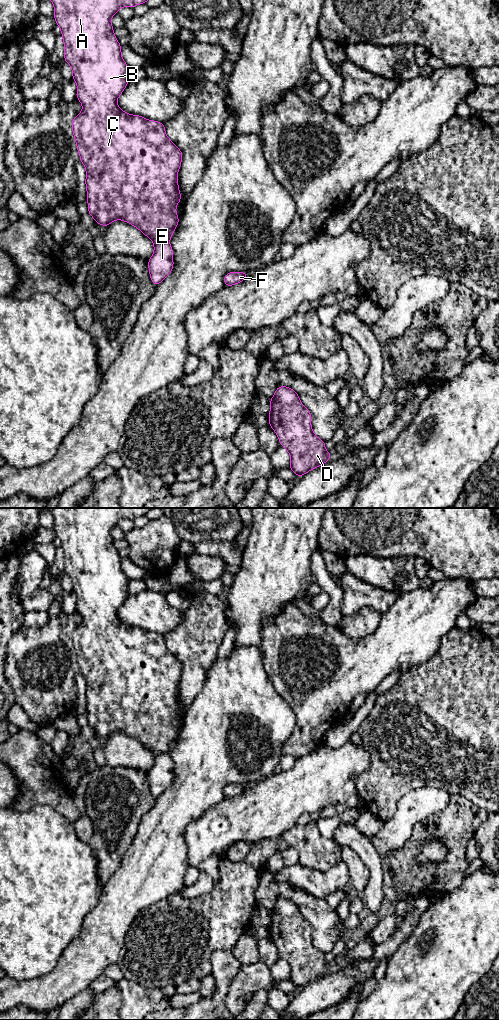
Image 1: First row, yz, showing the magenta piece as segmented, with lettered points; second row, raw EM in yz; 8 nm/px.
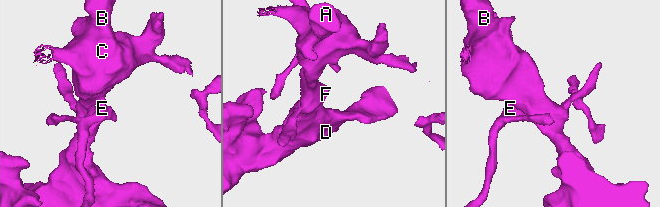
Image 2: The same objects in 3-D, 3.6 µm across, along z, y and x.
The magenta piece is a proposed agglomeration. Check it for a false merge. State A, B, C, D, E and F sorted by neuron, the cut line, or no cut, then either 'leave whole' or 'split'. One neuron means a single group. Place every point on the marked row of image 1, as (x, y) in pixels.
groups A B C D F / E; cut yz (153, 240), (168, 242); split

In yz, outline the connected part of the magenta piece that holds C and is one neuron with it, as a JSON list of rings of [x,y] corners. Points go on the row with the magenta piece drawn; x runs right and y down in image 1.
[[[51,0],[54,5],[54,18],[56,24],[61,29],[61,35],[64,42],[64,60],[72,68],[72,77],[77,84],[77,100],[83,106],[82,111],[73,119],[71,127],[76,141],[77,150],[80,155],[80,161],[86,169],[86,190],[88,213],[93,217],[96,223],[107,227],[114,220],[123,220],[134,227],[138,228],[145,236],[156,242],[169,242],[172,234],[179,223],[178,215],[176,214],[176,206],[180,203],[181,193],[178,186],[178,171],[182,162],[181,150],[168,138],[165,132],[165,126],[158,121],[151,121],[139,115],[132,115],[124,112],[118,107],[117,99],[122,94],[123,90],[129,83],[128,66],[121,55],[121,45],[119,44],[111,23],[111,18],[118,13],[121,7],[134,8],[136,5],[146,3],[148,0]]]

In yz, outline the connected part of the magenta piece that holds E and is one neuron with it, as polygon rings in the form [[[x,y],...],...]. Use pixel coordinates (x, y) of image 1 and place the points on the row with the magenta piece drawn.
[[[153,241],[154,253],[148,260],[149,274],[155,286],[173,270],[173,249],[169,242]]]

